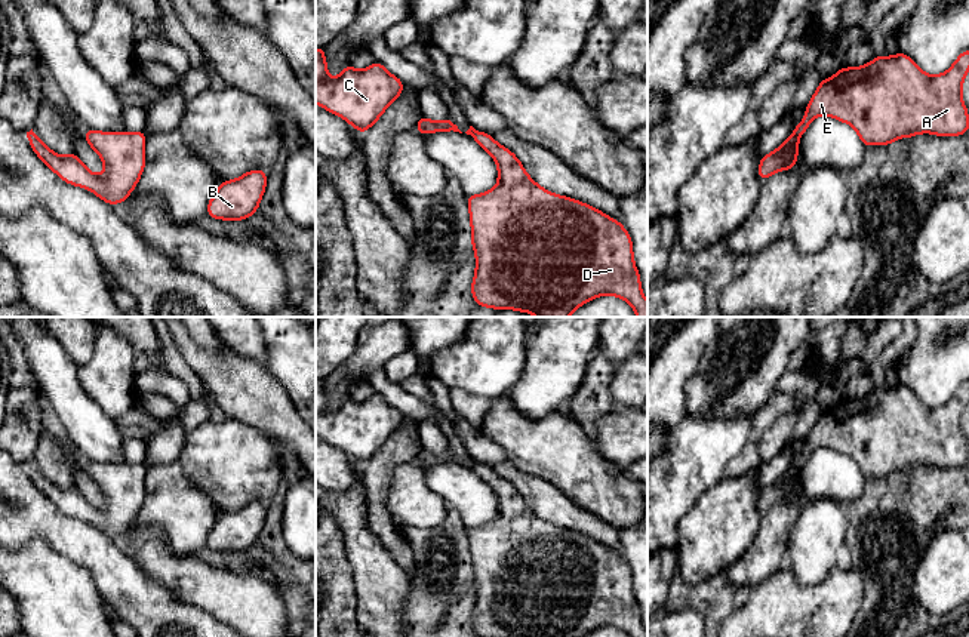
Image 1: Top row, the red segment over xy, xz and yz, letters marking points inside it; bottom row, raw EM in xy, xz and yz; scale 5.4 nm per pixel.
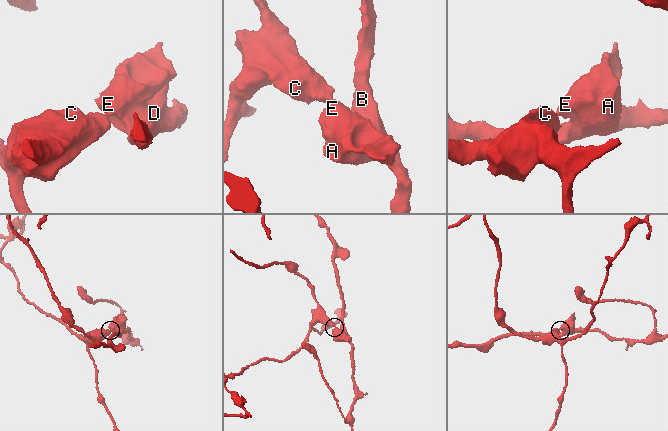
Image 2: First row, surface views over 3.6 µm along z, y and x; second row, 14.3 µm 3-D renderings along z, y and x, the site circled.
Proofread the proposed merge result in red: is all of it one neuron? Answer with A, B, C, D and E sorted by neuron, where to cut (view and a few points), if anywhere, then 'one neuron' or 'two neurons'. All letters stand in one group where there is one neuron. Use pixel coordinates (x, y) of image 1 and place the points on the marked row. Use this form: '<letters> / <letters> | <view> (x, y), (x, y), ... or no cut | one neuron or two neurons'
A B D E / C | yz (793, 132), (797, 138) | two neurons

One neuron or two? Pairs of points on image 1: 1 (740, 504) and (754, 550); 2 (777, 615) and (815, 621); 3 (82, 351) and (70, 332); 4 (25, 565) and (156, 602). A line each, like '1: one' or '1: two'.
1: one
2: one
3: one
4: two

